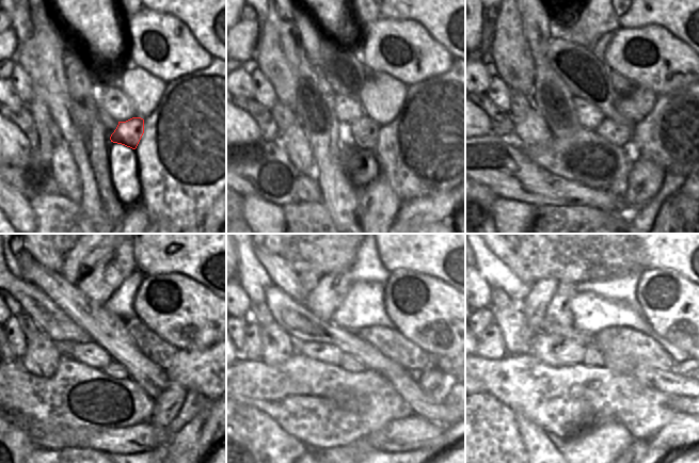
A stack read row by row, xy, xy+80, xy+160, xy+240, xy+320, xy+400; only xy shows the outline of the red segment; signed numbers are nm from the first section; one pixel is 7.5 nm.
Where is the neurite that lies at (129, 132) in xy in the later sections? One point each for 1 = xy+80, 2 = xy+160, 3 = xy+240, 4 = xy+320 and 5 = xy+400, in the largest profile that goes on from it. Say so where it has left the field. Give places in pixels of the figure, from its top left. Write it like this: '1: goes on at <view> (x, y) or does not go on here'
1: goes on at xy+80 (365, 131)
2: goes on at xy+160 (614, 132)
3: goes on at xy+240 (153, 379)
4: goes on at xy+320 (350, 364)
5: goes on at xy+400 (592, 357)

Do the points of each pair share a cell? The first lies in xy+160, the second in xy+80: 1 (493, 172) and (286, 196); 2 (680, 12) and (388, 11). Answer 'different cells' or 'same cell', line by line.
1: same cell
2: same cell

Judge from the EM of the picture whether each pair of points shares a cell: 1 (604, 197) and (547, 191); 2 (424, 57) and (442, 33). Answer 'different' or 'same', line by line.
1: same
2: different

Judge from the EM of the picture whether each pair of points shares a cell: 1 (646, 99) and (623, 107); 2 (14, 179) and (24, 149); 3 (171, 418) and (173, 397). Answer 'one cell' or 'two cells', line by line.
1: one cell
2: two cells
3: one cell

